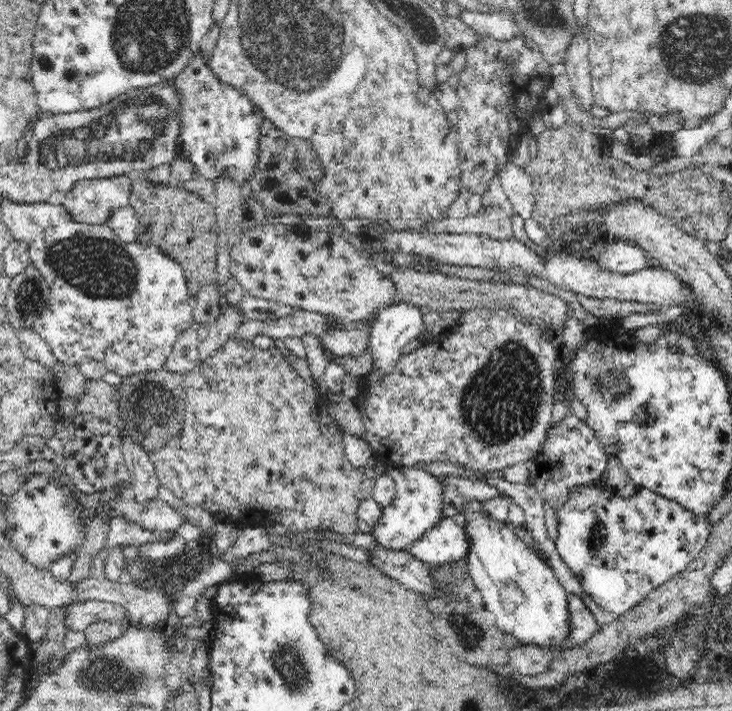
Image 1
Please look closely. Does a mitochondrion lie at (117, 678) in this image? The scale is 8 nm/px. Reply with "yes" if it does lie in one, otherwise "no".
yes

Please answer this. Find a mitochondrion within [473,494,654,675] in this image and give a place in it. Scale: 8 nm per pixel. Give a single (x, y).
(596, 536)

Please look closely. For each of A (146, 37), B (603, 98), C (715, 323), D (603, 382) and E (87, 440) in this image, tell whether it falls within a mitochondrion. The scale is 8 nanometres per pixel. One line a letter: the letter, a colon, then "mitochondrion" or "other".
A: mitochondrion
B: other
C: other
D: mitochondrion
E: other

